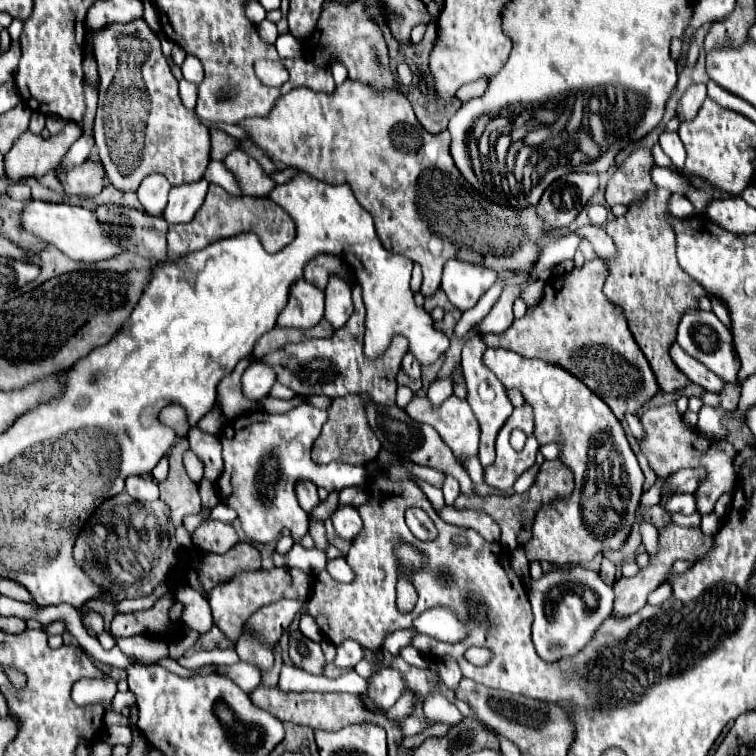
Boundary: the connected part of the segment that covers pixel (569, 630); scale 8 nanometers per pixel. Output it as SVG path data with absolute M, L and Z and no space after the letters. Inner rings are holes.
M553 566L539 580L527 584L527 594L533 606L533 644L547 662L577 654L613 610L613 588L583 566ZM591 596L595 596L593 606L589 606Z

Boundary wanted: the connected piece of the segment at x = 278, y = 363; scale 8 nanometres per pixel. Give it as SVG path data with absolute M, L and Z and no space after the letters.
M361 286L355 288L355 312L347 320L343 328L339 328L329 338L305 338L297 344L285 344L283 350L275 350L263 358L251 356L251 362L271 362L275 366L275 374L279 374L279 384L291 388L297 396L325 394L329 398L367 392L375 404L395 406L395 390L397 390L397 370L401 368L401 360L407 352L407 338L397 336L391 340L389 348L379 358L367 358L363 354L363 334L365 334L365 306L361 296Z

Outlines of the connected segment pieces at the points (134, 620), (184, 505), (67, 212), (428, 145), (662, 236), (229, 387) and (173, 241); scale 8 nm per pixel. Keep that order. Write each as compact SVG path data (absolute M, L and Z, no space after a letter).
M165 596L155 602L153 608L133 612L133 614L117 614L115 620L111 622L111 632L113 636L135 636L135 634L145 634L145 636L161 636L169 624L167 610L175 602L173 596Z
M179 438L169 452L169 476L167 480L159 482L161 500L171 506L171 518L175 526L181 524L181 518L185 514L199 514L201 510L197 484L189 480L183 466L183 454L187 450L189 450L189 440Z
M31 202L25 206L21 216L21 226L25 230L31 230L45 242L57 246L65 256L79 262L99 262L107 258L115 258L119 254L129 252L127 246L111 240L107 234L103 234L103 226L99 226L99 220L91 210L85 210L75 204L45 204L45 202Z
M349 78L335 90L335 94L317 94L307 88L295 88L277 100L267 118L247 118L245 122L241 122L241 126L251 132L253 142L257 142L257 146L273 158L279 170L297 168L329 184L347 182L353 188L359 204L363 204L365 210L373 216L381 244L389 252L403 254L409 260L421 264L423 294L433 294L439 288L441 270L449 258L471 260L497 272L501 272L503 268L515 272L531 272L539 258L537 242L543 232L549 230L549 226L545 226L543 220L537 218L535 208L515 210L507 206L497 206L479 196L463 180L463 176L453 164L453 158L449 154L449 132L445 130L439 134L431 134L423 130L405 94L395 88L379 92L369 84Z
M655 188L651 194L647 194L647 198L633 202L625 216L605 224L605 230L617 244L619 254L617 260L609 262L609 278L603 294L627 318L629 330L647 356L663 392L675 392L685 388L689 378L675 366L675 362L671 362L669 346L675 342L681 314L699 310L699 298L705 296L705 290L677 264L675 232L665 220L669 212L667 198L669 190Z
M249 356L243 358L235 372L231 372L229 376L225 376L219 386L217 386L217 392L219 392L219 398L221 398L221 408L223 408L223 416L225 418L237 418L241 414L247 414L251 410L257 408L257 402L247 402L241 394L241 374L243 370L249 366Z
M209 184L209 192L205 196L203 206L197 210L195 218L187 224L169 226L167 232L167 246L169 246L169 260L179 258L181 254L201 250L221 238L253 232L263 242L263 248L271 254L285 248L295 238L295 224L289 214L271 202L271 198L255 198L255 196L231 196L221 186Z

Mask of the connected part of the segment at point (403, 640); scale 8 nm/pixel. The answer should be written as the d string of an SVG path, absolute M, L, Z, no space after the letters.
M403 630L403 632L391 632L387 634L387 638L383 640L383 650L391 652L391 654L399 654L399 650L403 646L407 646L411 642L411 632L409 630Z

